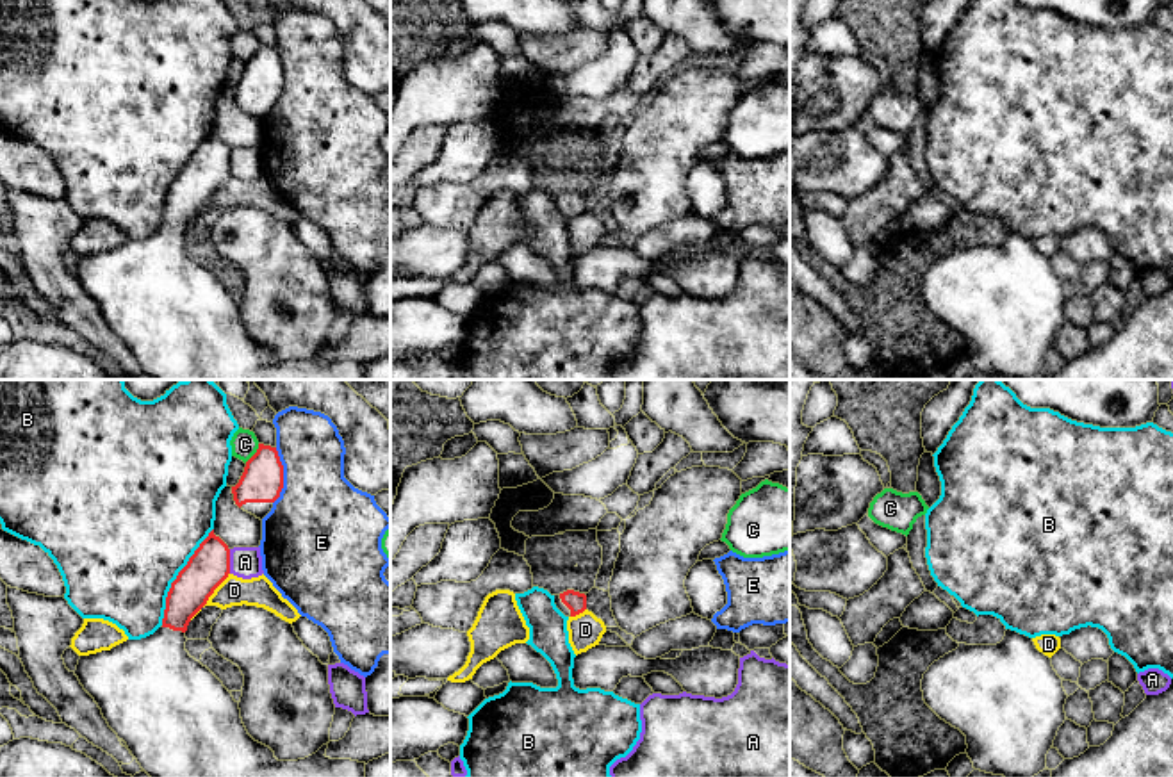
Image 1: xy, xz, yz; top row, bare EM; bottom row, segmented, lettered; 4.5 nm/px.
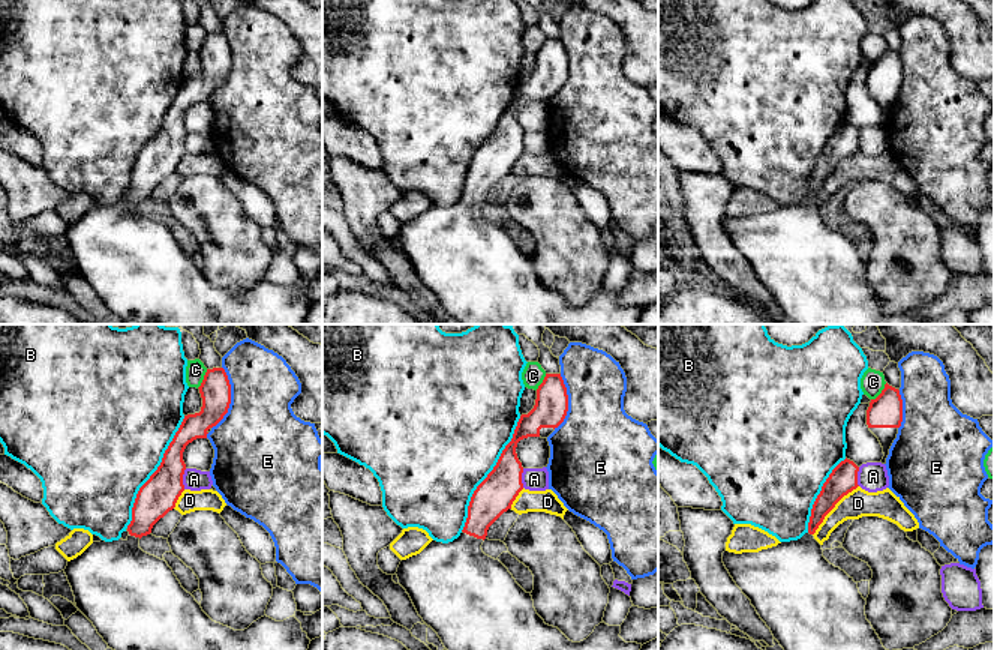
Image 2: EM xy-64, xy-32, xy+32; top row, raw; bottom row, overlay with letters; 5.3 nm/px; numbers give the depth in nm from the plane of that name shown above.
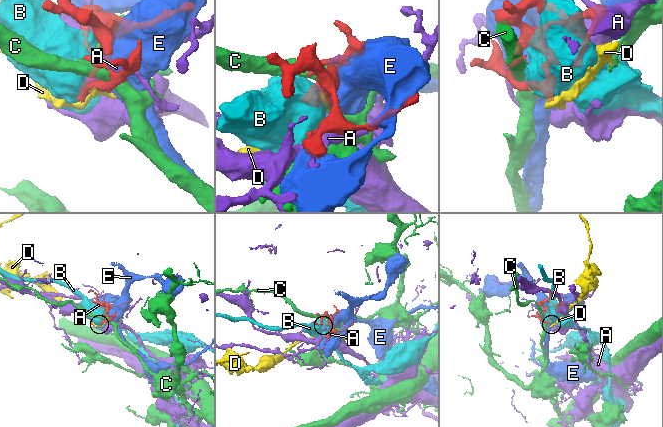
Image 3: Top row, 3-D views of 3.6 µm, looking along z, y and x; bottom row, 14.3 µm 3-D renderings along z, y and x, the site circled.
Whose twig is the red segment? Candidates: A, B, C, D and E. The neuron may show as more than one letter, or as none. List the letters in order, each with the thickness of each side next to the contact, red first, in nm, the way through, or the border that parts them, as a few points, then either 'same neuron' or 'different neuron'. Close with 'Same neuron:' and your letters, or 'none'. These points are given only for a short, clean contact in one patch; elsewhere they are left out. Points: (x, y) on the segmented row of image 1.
A: calibres 180 and 140 nm; different neuron
B: calibres 180 and 500 nm; different neuron
C: calibres 190 and 120 nm; different neuron
D: calibres 180 and 130 nm; different neuron
E: calibres 190 and 420 nm; different neuron
Same neuron: none

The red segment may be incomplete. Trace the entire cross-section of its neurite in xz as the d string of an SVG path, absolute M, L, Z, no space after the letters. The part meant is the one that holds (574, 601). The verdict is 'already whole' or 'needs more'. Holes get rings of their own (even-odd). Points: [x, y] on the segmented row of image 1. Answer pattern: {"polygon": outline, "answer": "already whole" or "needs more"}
{"polygon": "M567 590L560 595L554 595L554 604L565 617L576 617L586 609L586 595Z", "answer": "needs more"}

